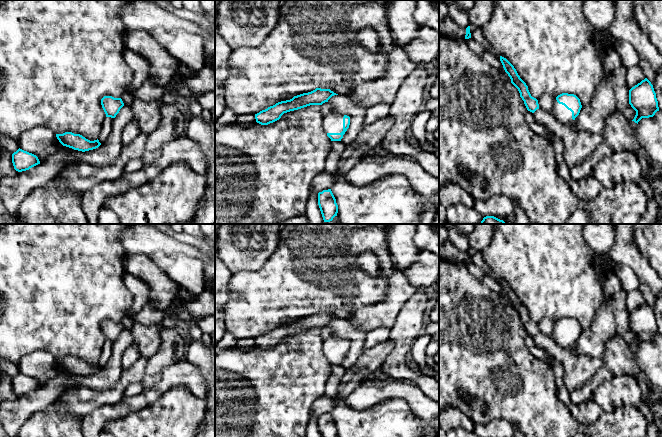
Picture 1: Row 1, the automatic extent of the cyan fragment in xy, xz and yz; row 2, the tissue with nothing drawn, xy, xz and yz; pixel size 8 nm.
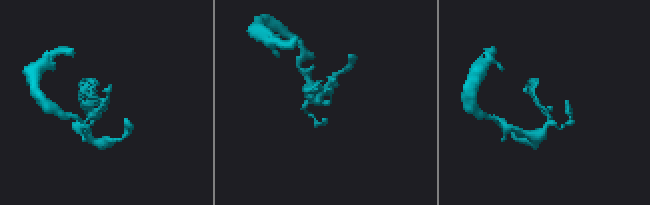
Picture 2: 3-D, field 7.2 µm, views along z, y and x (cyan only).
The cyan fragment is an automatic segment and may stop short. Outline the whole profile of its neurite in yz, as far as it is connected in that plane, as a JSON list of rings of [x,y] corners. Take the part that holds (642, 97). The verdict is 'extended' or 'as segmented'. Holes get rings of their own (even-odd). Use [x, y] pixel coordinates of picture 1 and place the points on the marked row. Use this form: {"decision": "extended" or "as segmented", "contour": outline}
{"decision": "as segmented", "contour": [[[647,78],[629,90],[629,104],[636,111],[632,121],[637,124],[642,118],[653,117],[659,111],[656,93]]]}

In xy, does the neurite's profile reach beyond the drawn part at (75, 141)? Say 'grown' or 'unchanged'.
unchanged

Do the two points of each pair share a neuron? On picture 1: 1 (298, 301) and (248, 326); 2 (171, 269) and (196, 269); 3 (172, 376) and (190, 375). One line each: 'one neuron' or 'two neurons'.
1: one neuron
2: one neuron
3: one neuron

